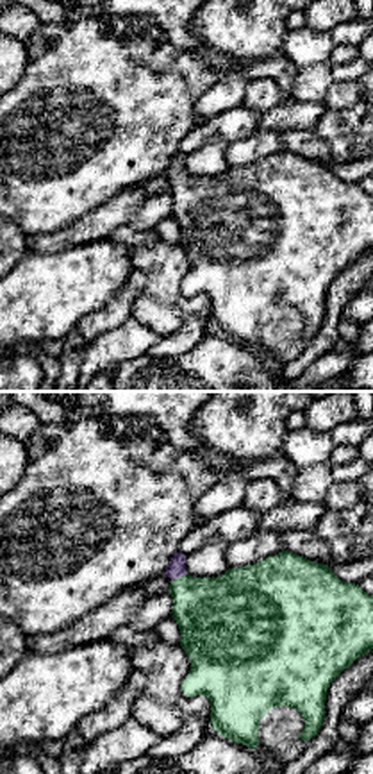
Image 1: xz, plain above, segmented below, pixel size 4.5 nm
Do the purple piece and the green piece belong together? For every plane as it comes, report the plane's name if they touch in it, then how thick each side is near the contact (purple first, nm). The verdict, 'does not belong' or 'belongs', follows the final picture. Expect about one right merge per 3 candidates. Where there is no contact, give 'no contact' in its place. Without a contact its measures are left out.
contact in xz; calibres 80 and 360 nm

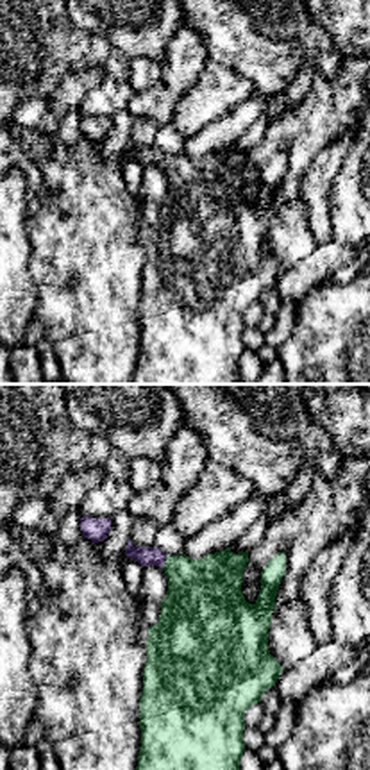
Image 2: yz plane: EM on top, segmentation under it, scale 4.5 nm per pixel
contact in yz; calibres 90 and 340 nm

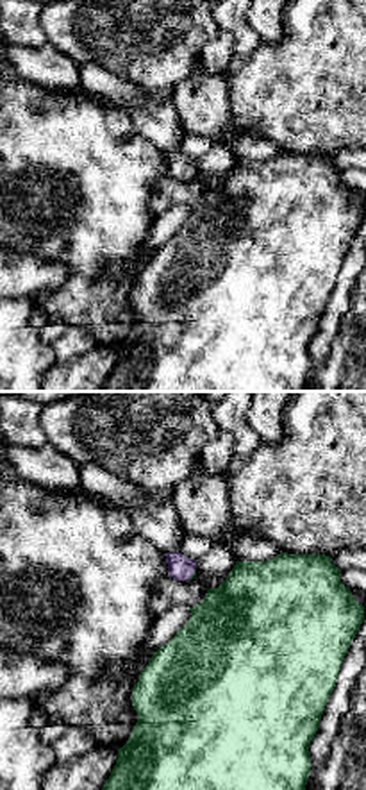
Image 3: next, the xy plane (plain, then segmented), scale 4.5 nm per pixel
contact in xy; calibres 120 and 20 nm

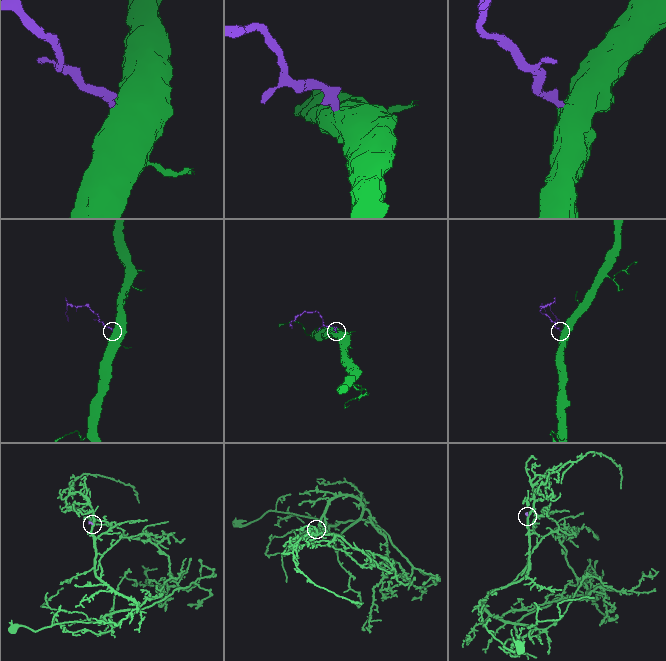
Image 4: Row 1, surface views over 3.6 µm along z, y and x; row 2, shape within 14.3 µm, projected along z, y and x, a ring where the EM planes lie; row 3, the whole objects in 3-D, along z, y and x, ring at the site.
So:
belongs

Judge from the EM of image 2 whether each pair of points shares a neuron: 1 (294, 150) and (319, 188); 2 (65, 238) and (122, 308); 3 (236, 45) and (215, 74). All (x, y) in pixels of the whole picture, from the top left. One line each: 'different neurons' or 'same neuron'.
1: different neurons
2: same neuron
3: different neurons

